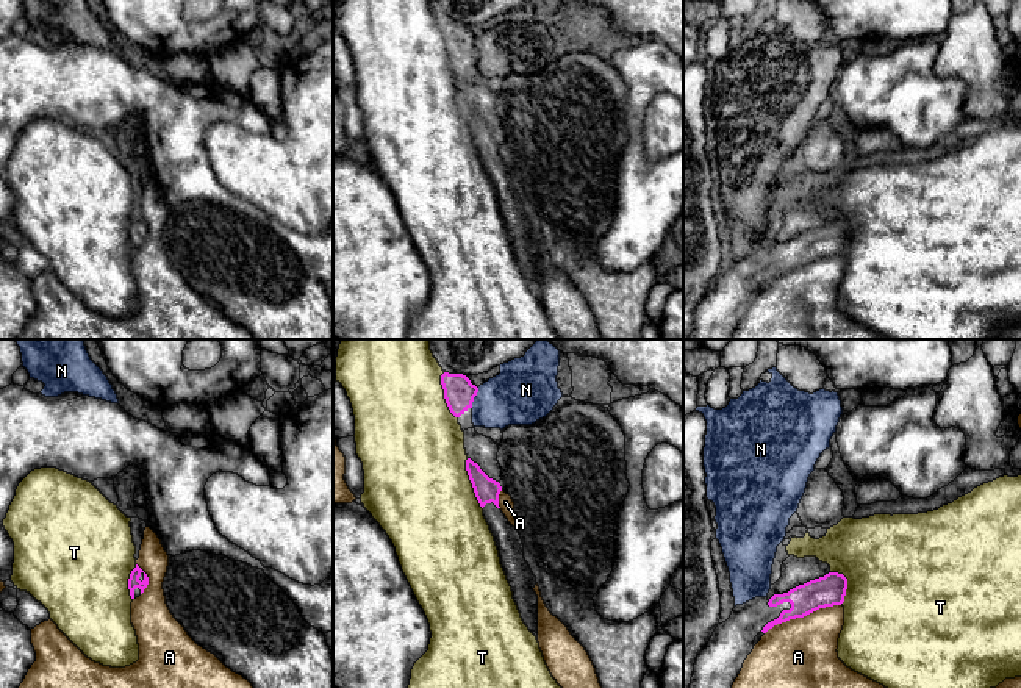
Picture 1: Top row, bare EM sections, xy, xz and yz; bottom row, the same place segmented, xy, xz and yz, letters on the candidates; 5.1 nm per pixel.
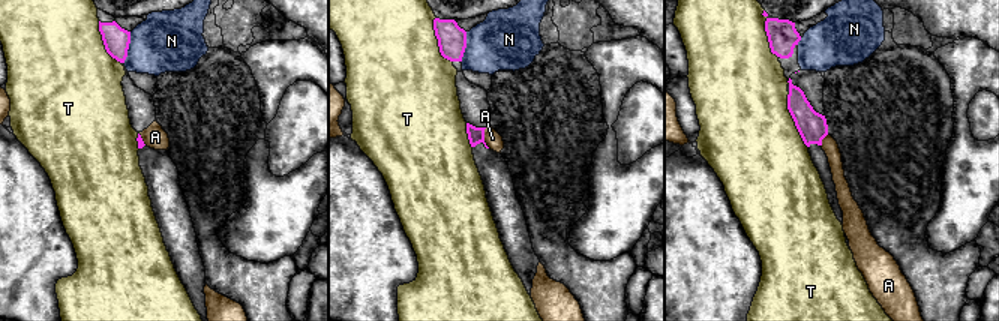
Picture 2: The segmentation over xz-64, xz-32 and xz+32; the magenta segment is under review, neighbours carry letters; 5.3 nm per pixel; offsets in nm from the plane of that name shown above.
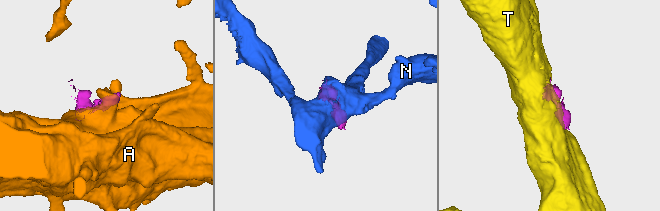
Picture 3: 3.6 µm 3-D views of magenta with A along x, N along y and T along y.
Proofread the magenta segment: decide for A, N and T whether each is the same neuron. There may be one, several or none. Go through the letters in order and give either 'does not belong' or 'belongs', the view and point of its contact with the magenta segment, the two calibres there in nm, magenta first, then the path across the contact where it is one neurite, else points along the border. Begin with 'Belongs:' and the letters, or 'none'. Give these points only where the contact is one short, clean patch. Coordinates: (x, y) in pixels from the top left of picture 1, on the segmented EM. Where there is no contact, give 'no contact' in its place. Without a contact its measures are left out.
Belongs: none
A: does not belong | yz (802, 616) | 160/360 nm
N: does not belong | xz (474, 396) | 160/320 nm | along xz (479, 388), (471, 407)
T: does not belong | xz (471, 482) | 130/500 nm

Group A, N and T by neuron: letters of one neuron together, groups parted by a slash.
A / N / T

